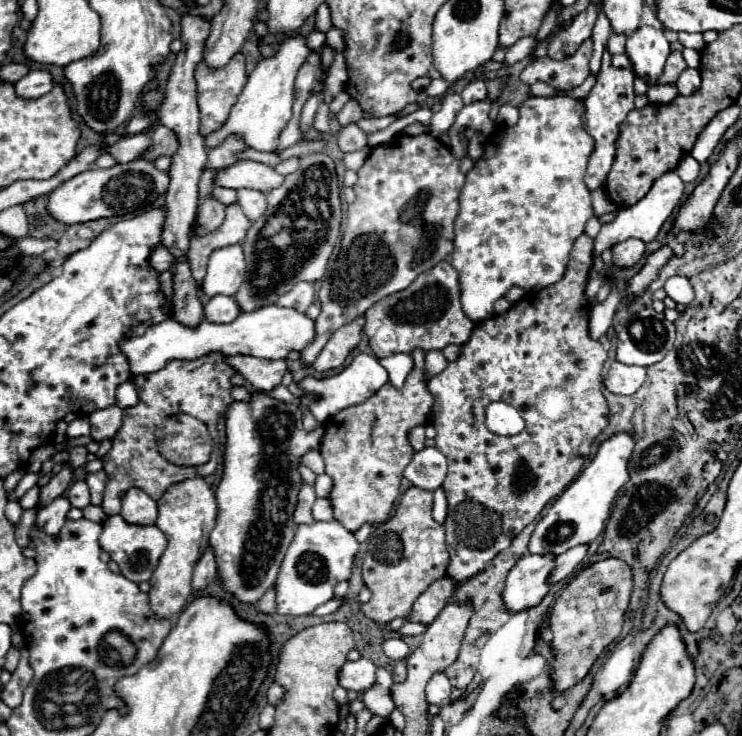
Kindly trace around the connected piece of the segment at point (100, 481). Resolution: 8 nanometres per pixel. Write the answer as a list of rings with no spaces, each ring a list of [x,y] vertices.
[[[98,470],[86,476],[86,484],[90,486],[90,494],[92,494],[92,504],[100,504],[102,502],[102,494],[106,488],[106,472]]]

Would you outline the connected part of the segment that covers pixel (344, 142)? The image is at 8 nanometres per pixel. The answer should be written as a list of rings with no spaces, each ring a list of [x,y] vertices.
[[[348,124],[338,134],[338,146],[342,152],[356,152],[368,146],[368,136],[356,124]]]

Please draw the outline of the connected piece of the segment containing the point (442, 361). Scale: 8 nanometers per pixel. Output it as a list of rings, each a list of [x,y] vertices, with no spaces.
[[[440,350],[426,352],[426,362],[424,362],[424,380],[434,378],[434,374],[440,374],[448,366],[446,358],[442,356]]]

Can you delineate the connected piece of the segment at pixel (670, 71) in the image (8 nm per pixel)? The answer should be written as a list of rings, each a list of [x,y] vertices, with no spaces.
[[[674,50],[666,60],[666,68],[664,68],[662,76],[658,78],[658,84],[674,84],[678,80],[678,76],[682,74],[682,70],[686,70],[684,56],[680,50]]]

